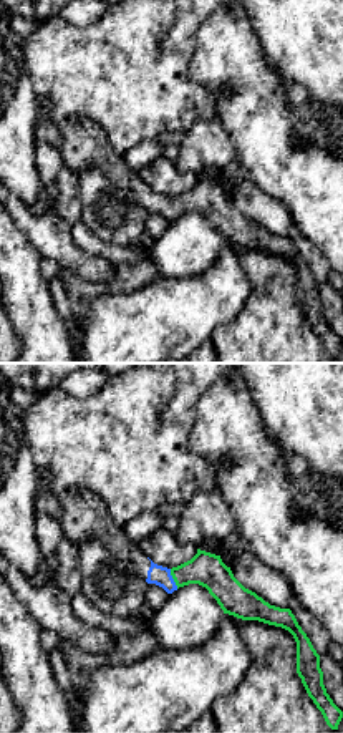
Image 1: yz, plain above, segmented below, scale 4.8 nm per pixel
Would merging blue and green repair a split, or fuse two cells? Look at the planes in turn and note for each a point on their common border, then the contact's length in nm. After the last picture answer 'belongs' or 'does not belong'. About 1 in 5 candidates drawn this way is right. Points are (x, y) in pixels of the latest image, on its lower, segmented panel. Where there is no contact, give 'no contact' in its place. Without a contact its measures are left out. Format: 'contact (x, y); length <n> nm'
contact (173, 579); length 100 nm

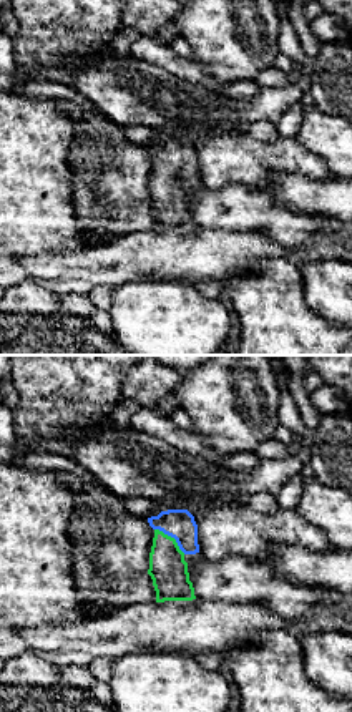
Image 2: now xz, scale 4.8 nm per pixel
contact (171, 536); length 200 nm

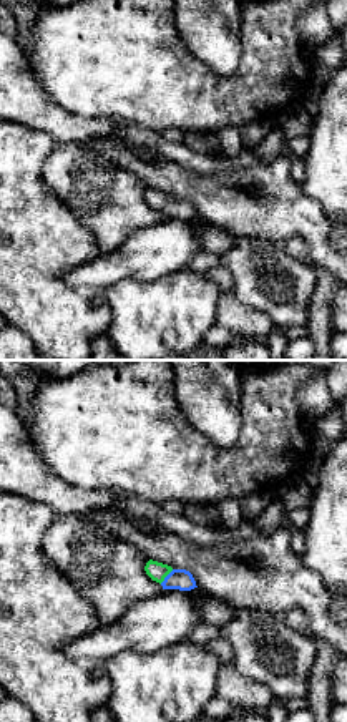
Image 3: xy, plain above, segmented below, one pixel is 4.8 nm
contact (166, 576); length 100 nm

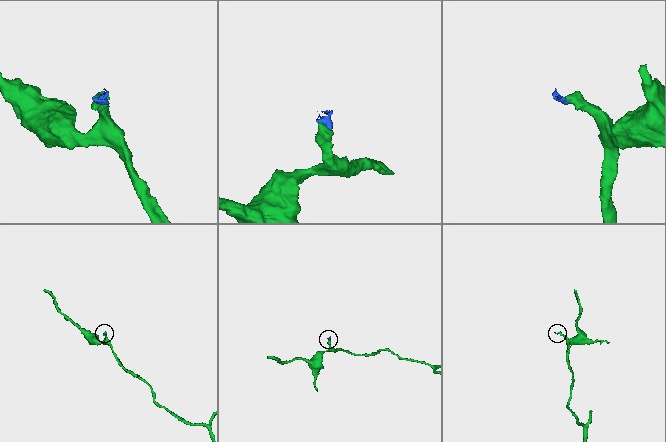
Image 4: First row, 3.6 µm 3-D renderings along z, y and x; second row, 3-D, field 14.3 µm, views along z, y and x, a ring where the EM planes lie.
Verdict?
belongs

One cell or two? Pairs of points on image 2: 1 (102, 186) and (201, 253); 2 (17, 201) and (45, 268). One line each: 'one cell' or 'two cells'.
1: two cells
2: two cells

